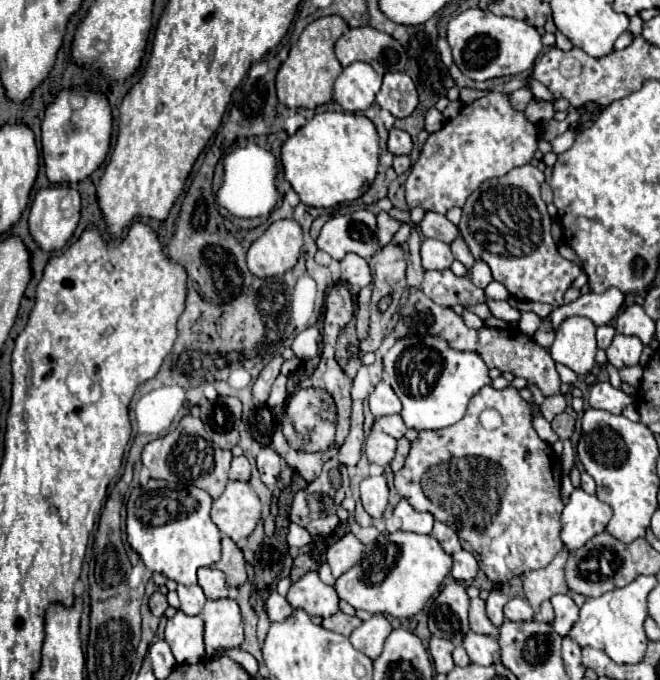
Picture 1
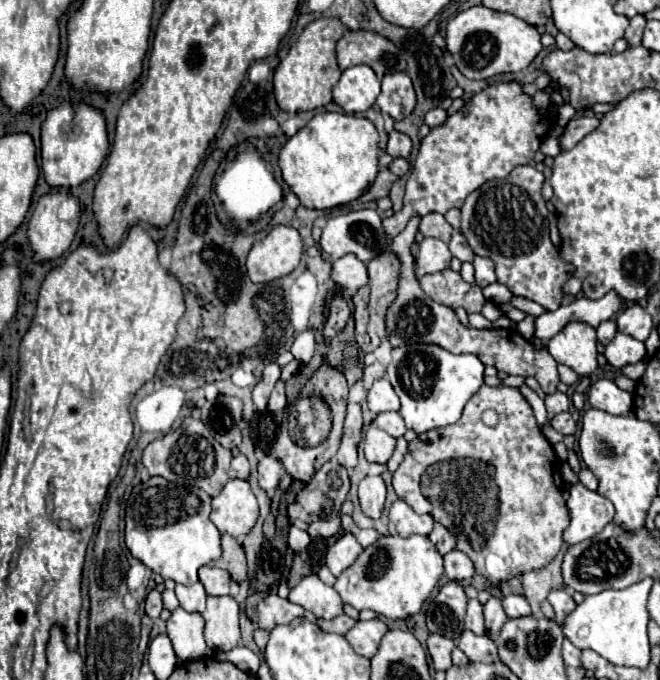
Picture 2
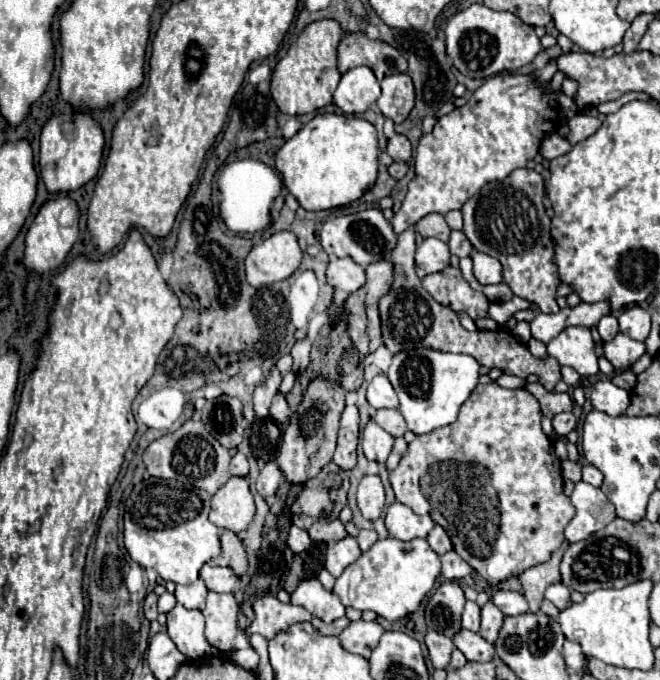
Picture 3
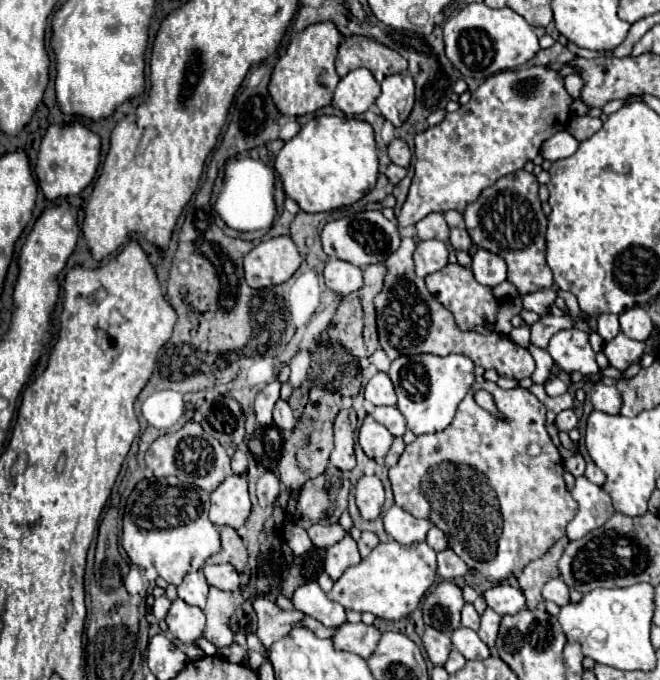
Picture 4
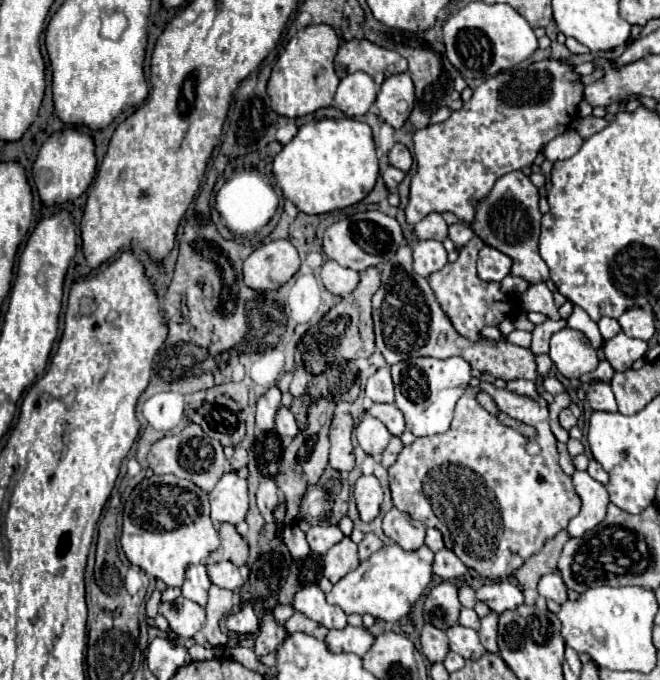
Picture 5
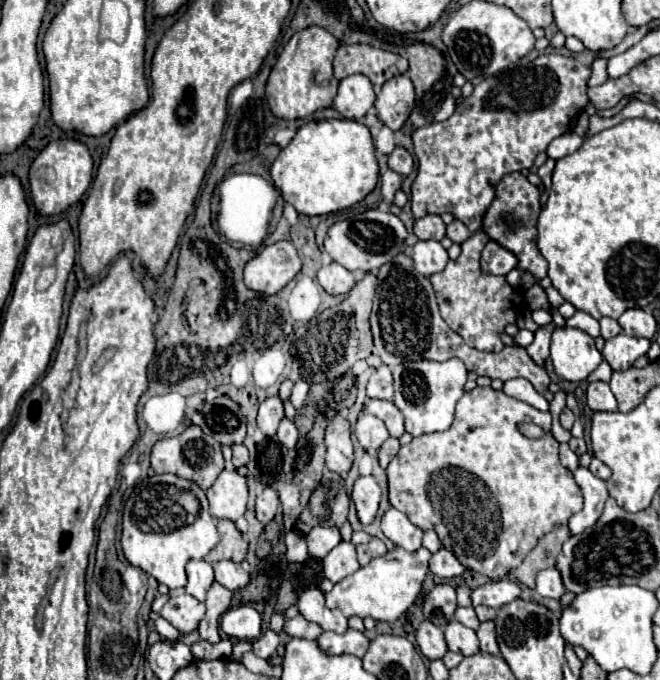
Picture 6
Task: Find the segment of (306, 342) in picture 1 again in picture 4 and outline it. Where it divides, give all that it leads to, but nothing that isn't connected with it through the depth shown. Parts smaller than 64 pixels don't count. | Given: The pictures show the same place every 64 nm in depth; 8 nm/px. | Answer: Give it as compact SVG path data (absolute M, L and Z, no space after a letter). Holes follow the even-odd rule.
M308 350L296 352L294 358L290 360L290 368L292 368L290 380L292 380L292 386L294 386L294 388L298 388L298 386L306 380L306 370L308 370L308 366L310 366L310 354L308 354Z

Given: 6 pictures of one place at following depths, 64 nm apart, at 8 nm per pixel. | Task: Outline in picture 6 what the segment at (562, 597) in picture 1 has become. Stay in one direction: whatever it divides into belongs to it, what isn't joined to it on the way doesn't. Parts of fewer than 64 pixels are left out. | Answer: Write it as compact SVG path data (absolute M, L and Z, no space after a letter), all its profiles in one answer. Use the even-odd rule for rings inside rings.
M546 568L538 574L536 578L536 592L540 596L546 596L546 598L554 598L554 600L560 600L562 594L566 592L564 584L562 584L562 578L560 578L560 572L556 568Z

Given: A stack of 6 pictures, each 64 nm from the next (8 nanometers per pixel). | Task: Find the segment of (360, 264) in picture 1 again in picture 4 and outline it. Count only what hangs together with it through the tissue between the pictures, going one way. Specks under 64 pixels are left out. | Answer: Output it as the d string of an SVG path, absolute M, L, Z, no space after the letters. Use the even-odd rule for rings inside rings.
M330 258L324 268L324 280L330 290L336 294L350 294L354 290L360 290L364 280L362 280L362 270L356 268L354 264L348 264L346 260L336 260Z

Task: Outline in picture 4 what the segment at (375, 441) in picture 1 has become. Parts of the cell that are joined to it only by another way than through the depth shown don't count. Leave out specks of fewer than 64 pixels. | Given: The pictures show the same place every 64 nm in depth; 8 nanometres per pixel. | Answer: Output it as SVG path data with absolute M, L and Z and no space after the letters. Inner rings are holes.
M368 416L364 420L360 434L358 434L358 442L360 442L364 454L376 462L384 460L392 440L394 440L394 436L382 424L378 424L372 416Z

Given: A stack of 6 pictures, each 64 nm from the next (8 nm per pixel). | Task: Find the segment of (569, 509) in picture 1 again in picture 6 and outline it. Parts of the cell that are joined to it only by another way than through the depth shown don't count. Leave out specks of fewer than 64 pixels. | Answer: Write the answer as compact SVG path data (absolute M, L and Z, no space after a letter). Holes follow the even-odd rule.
M578 468L574 472L574 480L582 490L584 508L570 518L568 528L572 534L580 534L592 524L596 524L596 520L602 516L604 502L608 500L608 490L606 490L606 482L596 478L588 468Z

